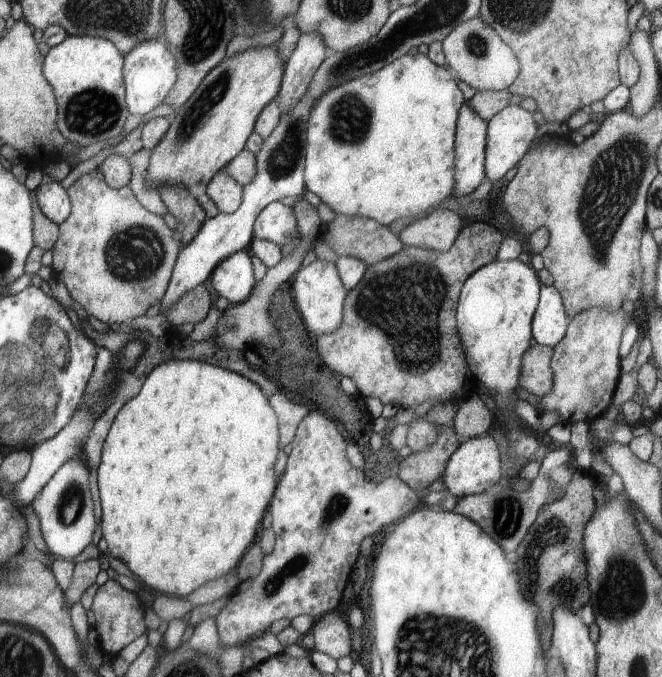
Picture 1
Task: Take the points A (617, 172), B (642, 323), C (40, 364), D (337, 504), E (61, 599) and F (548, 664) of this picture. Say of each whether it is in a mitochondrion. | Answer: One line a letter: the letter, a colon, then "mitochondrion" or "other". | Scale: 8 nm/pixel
A: mitochondrion
B: other
C: mitochondrion
D: mitochondrion
E: other
F: other

